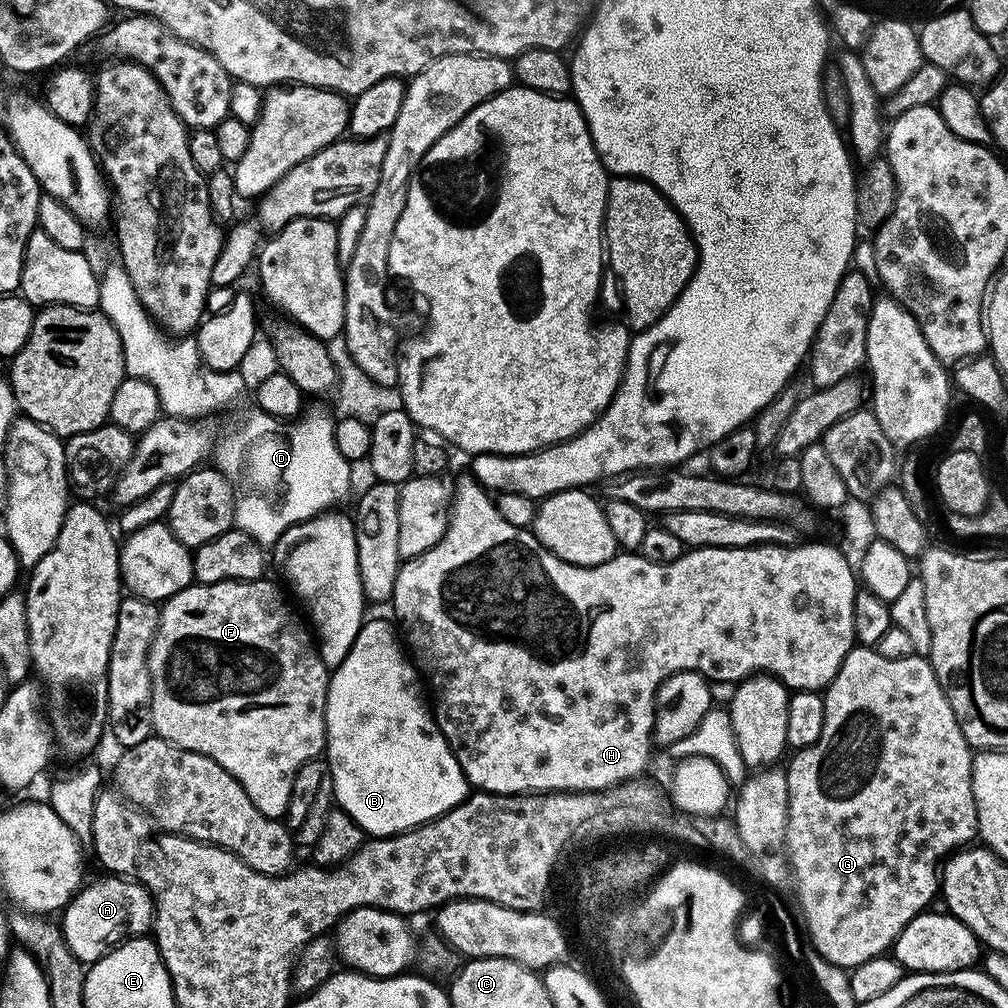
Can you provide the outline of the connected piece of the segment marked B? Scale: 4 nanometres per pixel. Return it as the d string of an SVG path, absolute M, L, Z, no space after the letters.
M369 619L358 634L350 654L342 666L331 673L328 681L326 759L332 768L336 791L334 800L338 808L372 838L413 832L415 828L447 815L470 795L466 774L442 730L436 725L421 673L398 643L397 629L393 625L392 628L384 620Z

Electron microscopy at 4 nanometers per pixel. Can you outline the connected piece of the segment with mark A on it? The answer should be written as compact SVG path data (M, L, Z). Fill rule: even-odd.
M104 878L97 884L84 886L73 897L71 904L62 912L64 924L62 931L64 940L68 943L68 948L76 955L76 959L81 960L85 966L98 963L104 956L114 948L119 948L121 944L133 939L144 938L153 931L154 928L154 905L152 895L147 888L139 882L133 882L128 878Z

